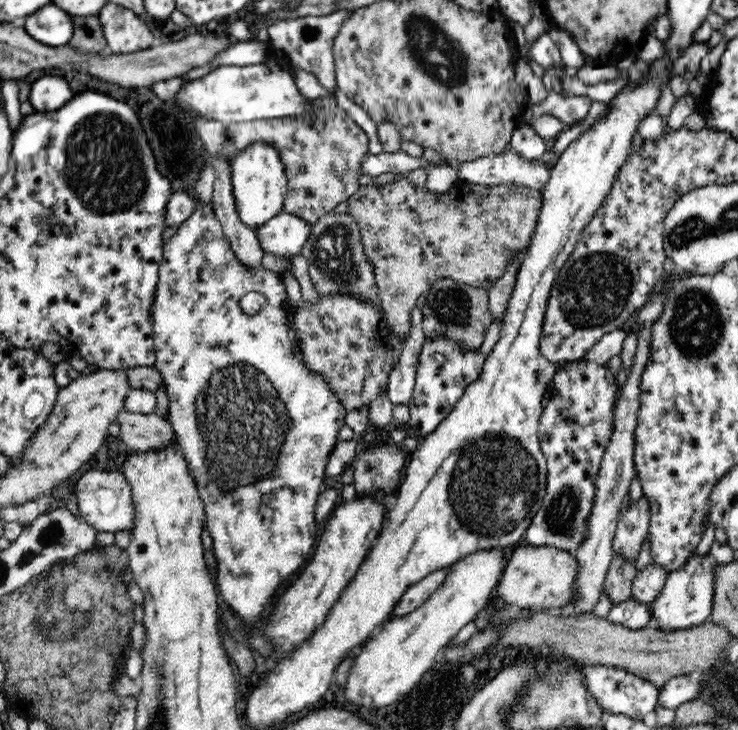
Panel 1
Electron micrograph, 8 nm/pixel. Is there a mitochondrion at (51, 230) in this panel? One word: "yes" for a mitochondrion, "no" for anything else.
no

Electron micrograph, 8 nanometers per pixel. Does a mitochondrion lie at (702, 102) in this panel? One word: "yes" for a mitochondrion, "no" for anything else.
no

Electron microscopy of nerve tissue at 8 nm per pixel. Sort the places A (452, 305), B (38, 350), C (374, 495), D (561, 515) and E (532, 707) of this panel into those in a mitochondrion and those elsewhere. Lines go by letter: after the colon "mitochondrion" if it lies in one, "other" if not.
A: mitochondrion
B: other
C: other
D: mitochondrion
E: mitochondrion

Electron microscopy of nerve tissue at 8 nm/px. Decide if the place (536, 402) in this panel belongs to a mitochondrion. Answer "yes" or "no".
no

